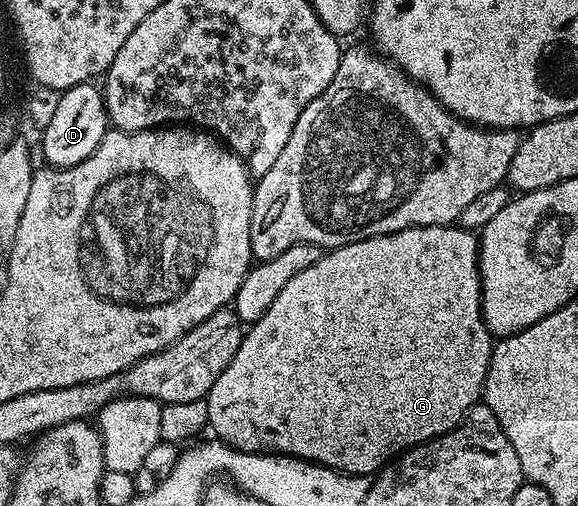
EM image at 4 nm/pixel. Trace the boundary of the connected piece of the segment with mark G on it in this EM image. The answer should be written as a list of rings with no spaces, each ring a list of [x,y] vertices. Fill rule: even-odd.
[[[442,224],[441,226],[425,226],[424,228],[406,228],[393,234],[365,238],[361,242],[353,242],[340,248],[324,251],[319,260],[313,262],[313,266],[301,270],[301,274],[296,274],[294,278],[289,278],[289,282],[285,282],[281,294],[277,294],[277,298],[273,298],[273,306],[269,306],[269,310],[265,310],[265,314],[261,314],[258,322],[250,325],[244,331],[241,346],[237,346],[237,354],[233,354],[233,362],[229,362],[229,366],[225,366],[225,370],[221,370],[221,378],[217,378],[217,382],[213,382],[213,386],[205,398],[208,408],[207,423],[210,430],[215,431],[212,433],[223,443],[228,444],[230,448],[237,449],[238,452],[265,452],[281,456],[296,456],[298,460],[310,460],[312,464],[322,464],[324,468],[332,468],[335,472],[346,472],[348,476],[370,477],[372,474],[378,473],[388,462],[406,452],[407,449],[414,448],[417,444],[426,444],[428,440],[435,440],[439,436],[444,436],[449,430],[456,428],[466,416],[467,411],[474,408],[483,395],[483,383],[489,370],[493,347],[493,337],[487,327],[483,325],[483,292],[479,289],[478,250],[479,242],[474,231]]]

